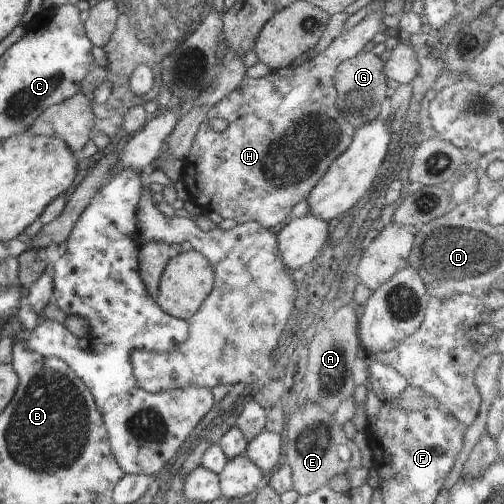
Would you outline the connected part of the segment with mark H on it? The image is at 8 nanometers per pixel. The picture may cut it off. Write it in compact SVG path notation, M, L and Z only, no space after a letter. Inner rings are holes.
M377 8L360 21L352 30L346 30L314 58L298 68L281 68L262 78L244 77L240 86L210 108L208 118L200 124L192 148L184 158L182 182L187 200L199 206L204 214L218 212L222 218L232 218L237 224L256 221L264 228L272 229L291 216L291 210L308 198L312 188L326 174L334 162L349 146L355 128L342 118L336 102L335 74L338 65L356 56L376 36L382 20L382 11ZM209 120L228 120L223 132L215 131Z

